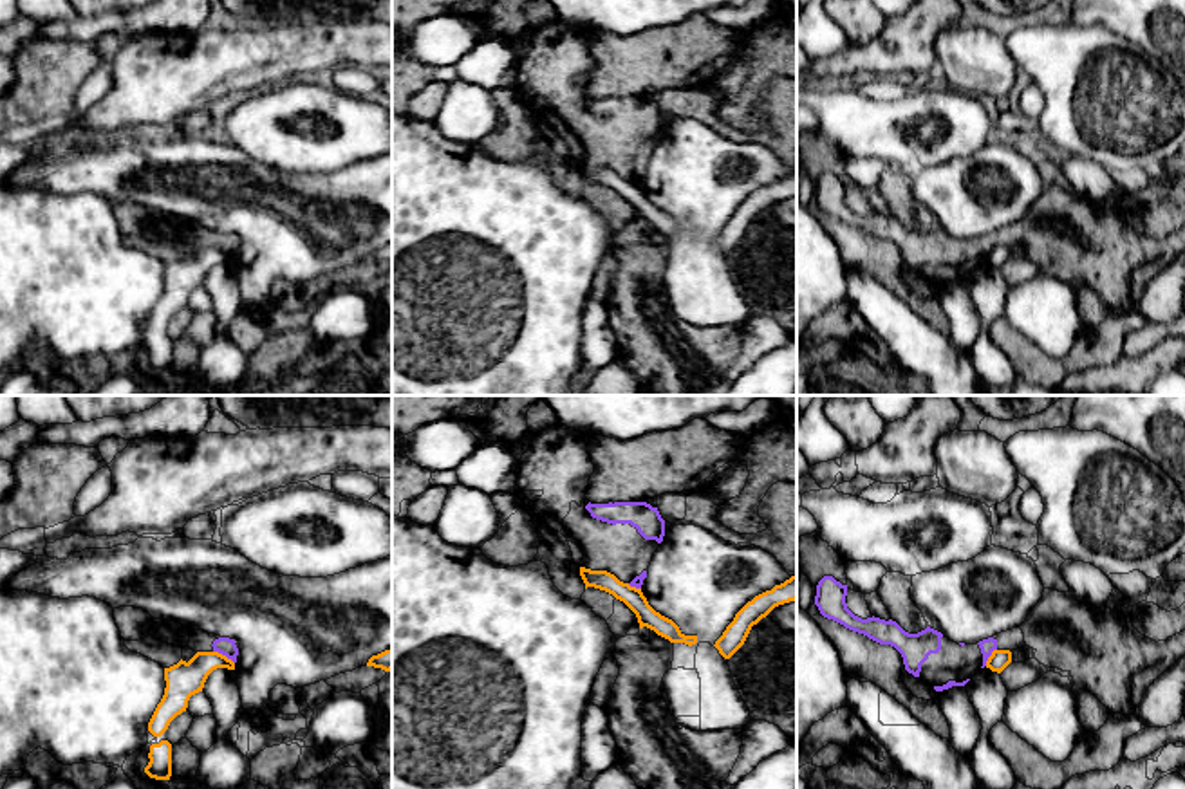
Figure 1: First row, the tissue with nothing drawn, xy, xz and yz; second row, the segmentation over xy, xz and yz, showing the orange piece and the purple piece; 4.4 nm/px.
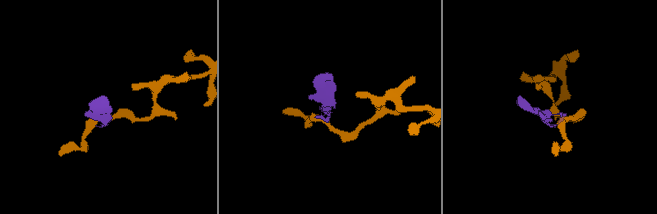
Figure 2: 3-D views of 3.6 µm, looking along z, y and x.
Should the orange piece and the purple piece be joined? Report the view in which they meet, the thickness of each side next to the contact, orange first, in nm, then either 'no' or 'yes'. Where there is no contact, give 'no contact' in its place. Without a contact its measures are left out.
meets orange in xy; 160 nm thick on the orange side, 80 nm on the other; no

